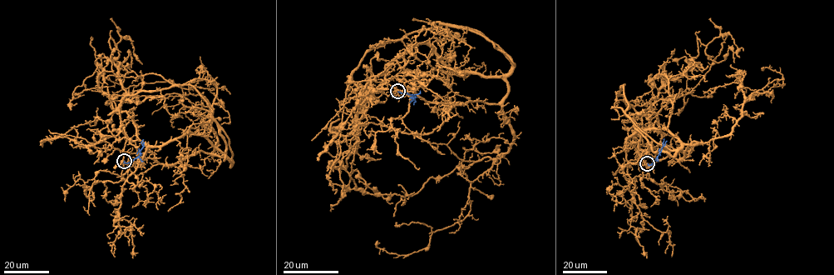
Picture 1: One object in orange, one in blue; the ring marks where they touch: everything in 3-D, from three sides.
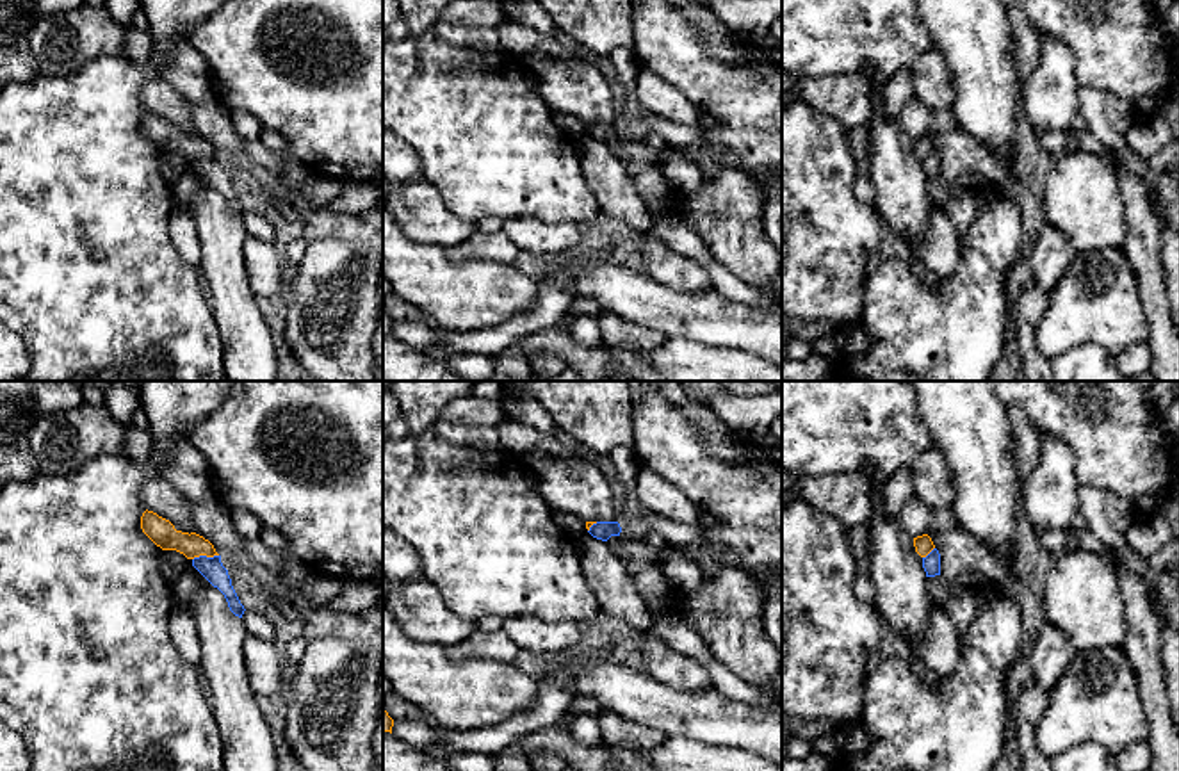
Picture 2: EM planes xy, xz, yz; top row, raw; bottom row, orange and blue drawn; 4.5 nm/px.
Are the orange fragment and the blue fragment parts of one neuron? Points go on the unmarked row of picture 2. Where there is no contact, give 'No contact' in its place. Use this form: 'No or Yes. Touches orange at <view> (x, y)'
No. Touches orange at xy (205, 155)

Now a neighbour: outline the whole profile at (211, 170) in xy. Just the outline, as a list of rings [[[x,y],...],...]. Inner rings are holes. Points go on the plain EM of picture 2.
[[[199,157],[192,160],[192,167],[214,187],[217,189],[226,203],[230,212],[242,219],[244,215],[244,207],[240,205],[233,187],[232,187],[232,180],[228,176],[228,171],[223,167],[221,164],[221,157],[214,157],[214,158],[207,158],[207,157]]]

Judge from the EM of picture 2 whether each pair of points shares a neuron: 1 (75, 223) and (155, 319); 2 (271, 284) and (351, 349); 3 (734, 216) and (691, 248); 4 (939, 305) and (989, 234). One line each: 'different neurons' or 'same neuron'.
1: same neuron
2: different neurons
3: different neurons
4: same neuron

